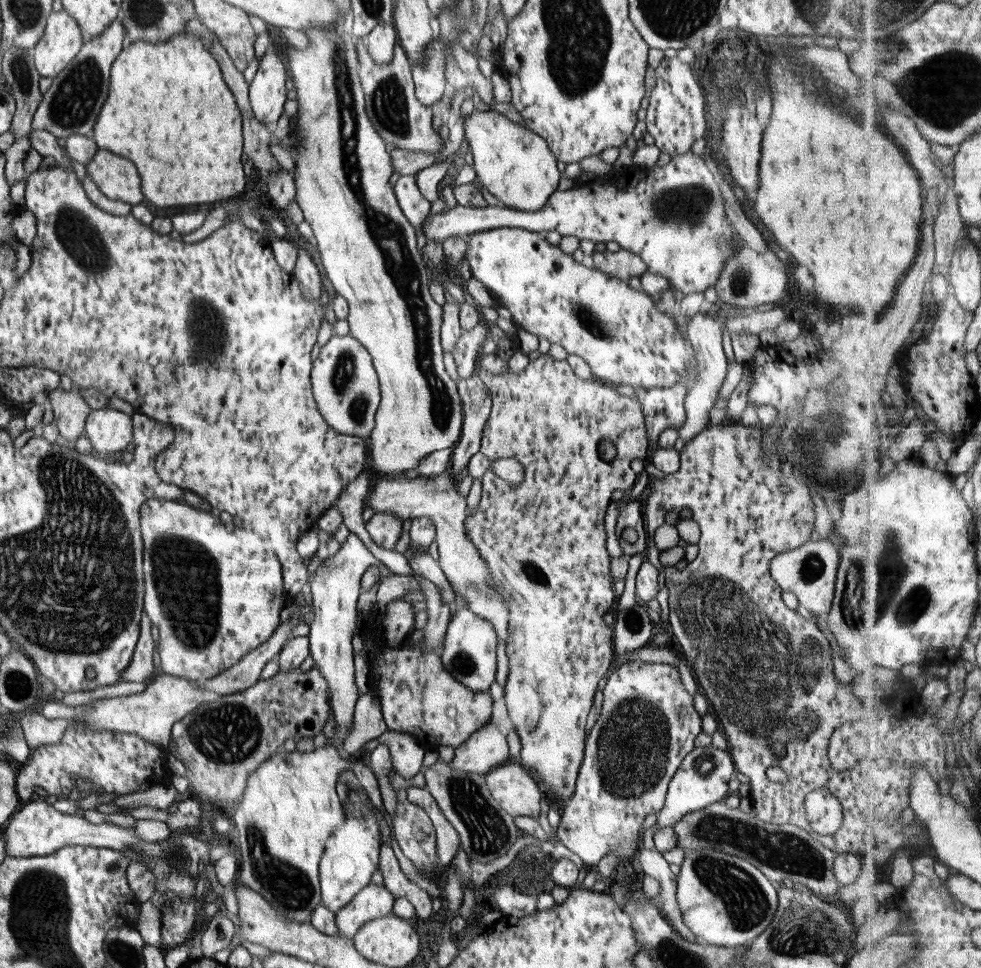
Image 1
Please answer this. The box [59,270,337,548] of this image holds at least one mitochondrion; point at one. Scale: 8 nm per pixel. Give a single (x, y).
(209, 334)

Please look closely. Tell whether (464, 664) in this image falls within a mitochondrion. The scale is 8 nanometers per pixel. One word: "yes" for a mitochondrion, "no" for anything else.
yes

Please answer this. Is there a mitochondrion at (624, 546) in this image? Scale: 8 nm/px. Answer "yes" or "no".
no

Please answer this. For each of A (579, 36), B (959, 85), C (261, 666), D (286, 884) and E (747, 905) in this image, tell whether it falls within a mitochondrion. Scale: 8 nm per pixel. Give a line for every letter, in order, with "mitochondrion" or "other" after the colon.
A: mitochondrion
B: mitochondrion
C: other
D: mitochondrion
E: mitochondrion

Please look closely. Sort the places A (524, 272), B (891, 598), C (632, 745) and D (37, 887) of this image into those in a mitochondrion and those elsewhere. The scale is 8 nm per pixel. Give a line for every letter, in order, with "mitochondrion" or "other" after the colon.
A: other
B: mitochondrion
C: mitochondrion
D: mitochondrion

